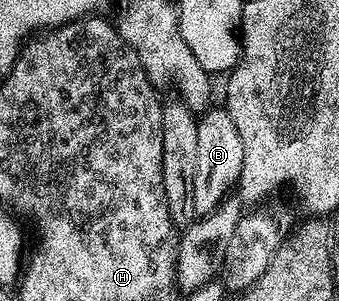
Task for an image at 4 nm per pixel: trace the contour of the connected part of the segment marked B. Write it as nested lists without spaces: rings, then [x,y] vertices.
[[[213,105],[197,120],[197,154],[195,156],[195,177],[191,197],[195,201],[198,217],[210,215],[223,200],[230,198],[237,186],[243,169],[243,141],[239,141],[239,129],[231,121],[224,106]]]

